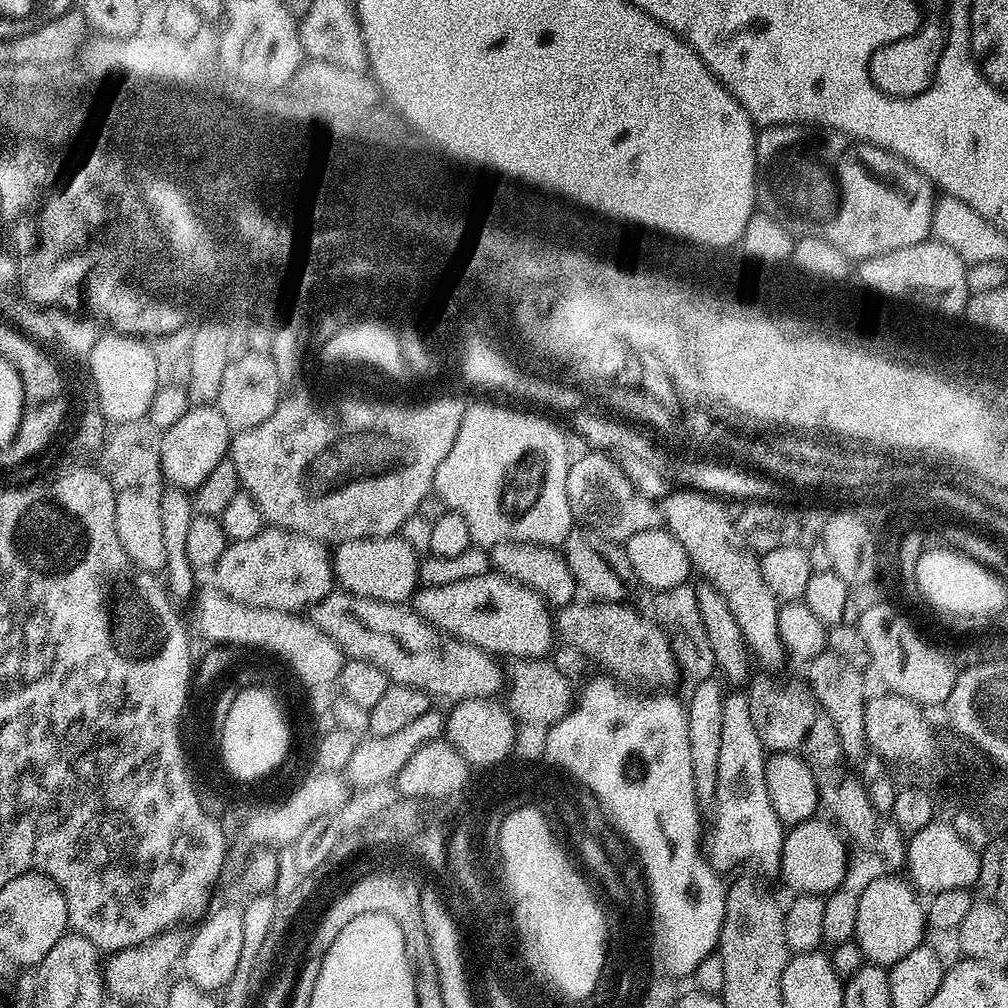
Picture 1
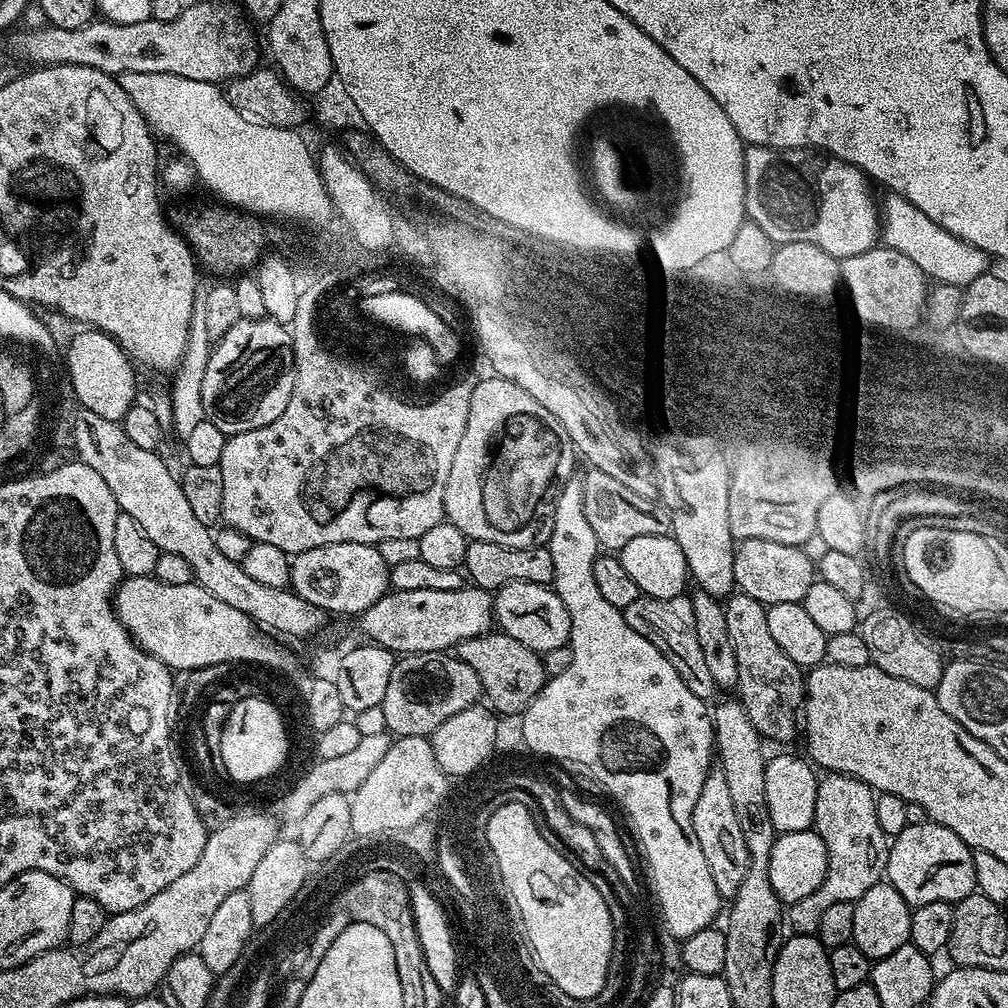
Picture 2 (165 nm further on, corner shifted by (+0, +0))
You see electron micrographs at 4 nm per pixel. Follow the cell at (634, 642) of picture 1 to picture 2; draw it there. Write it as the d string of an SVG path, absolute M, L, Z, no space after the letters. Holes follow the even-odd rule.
M510 582L494 592L494 620L499 631L541 654L568 644L572 639L572 619L558 594L547 584Z

